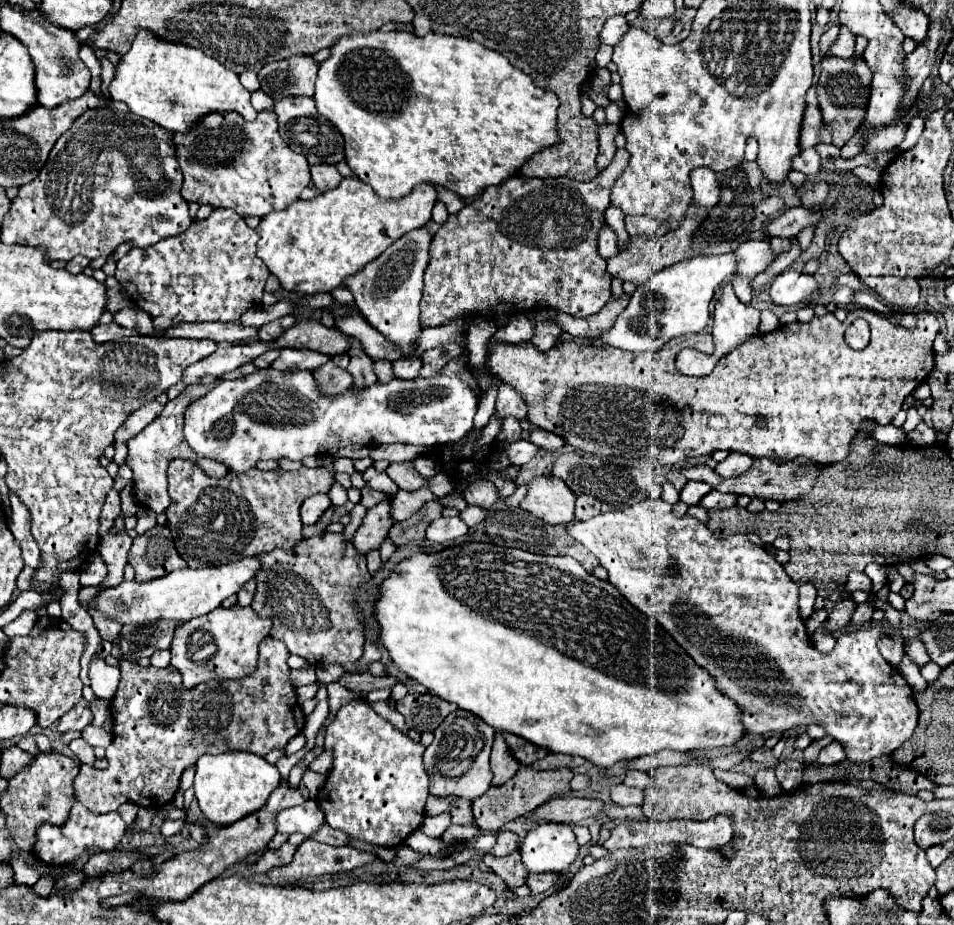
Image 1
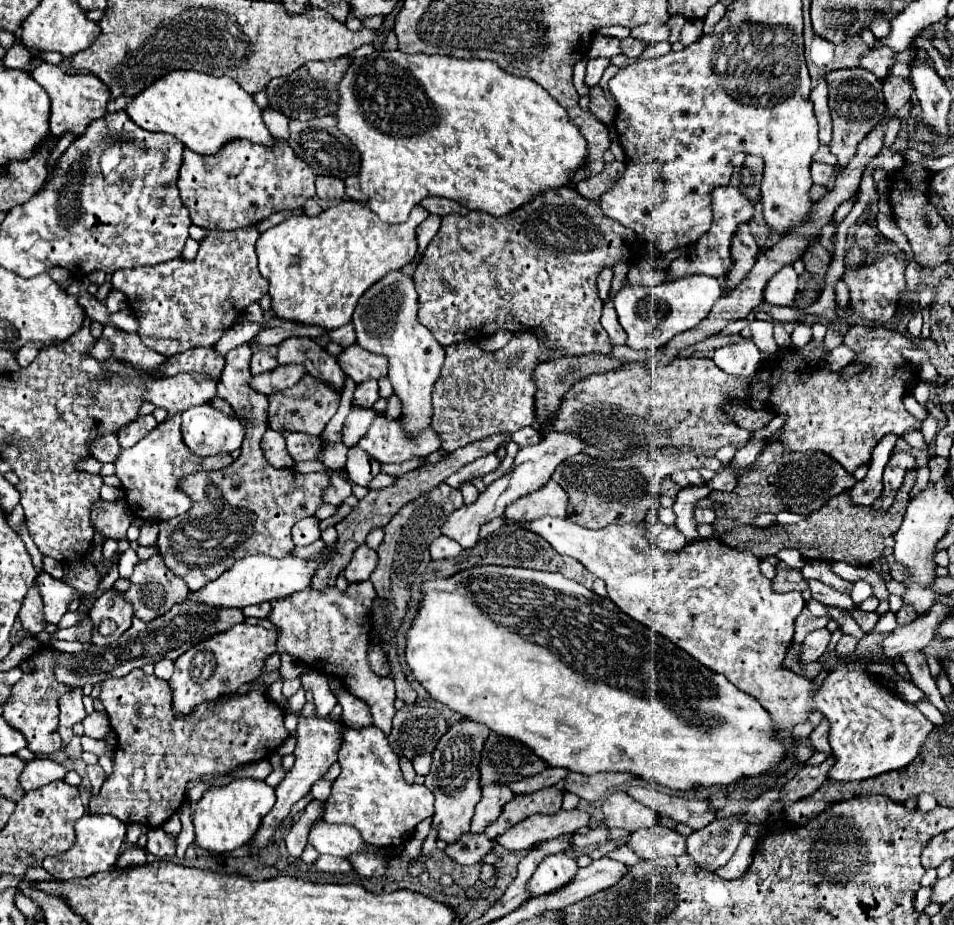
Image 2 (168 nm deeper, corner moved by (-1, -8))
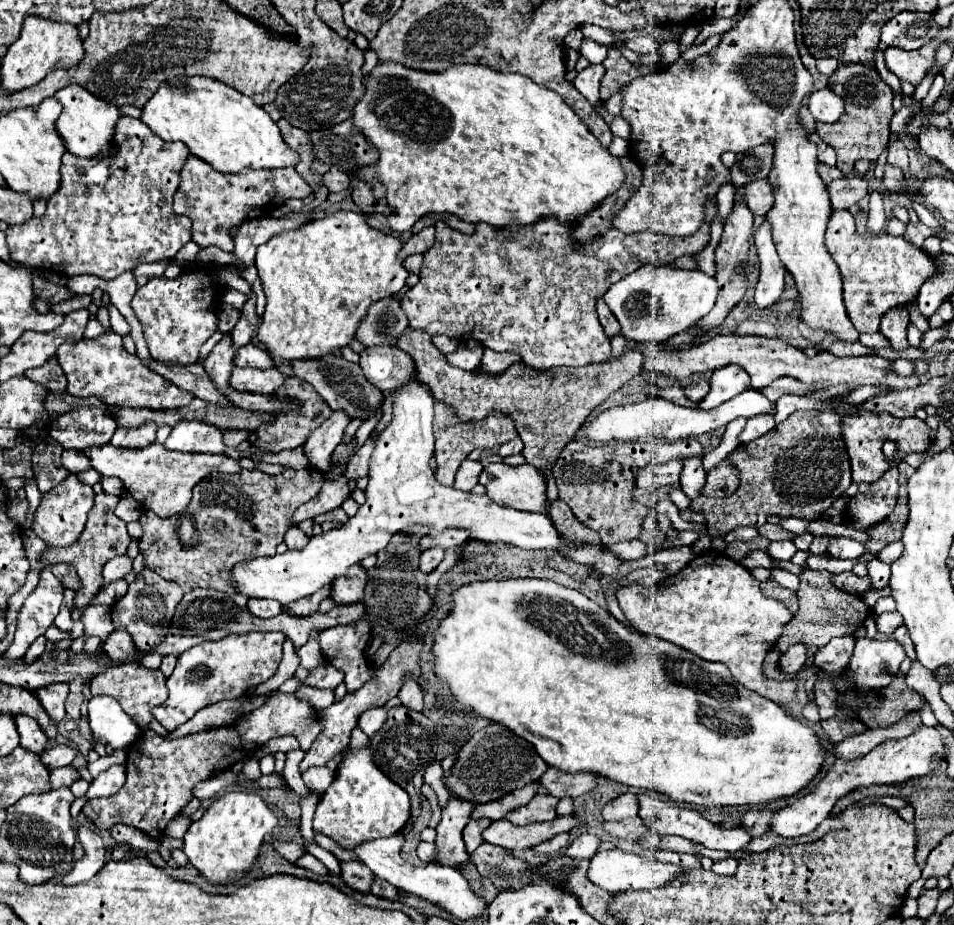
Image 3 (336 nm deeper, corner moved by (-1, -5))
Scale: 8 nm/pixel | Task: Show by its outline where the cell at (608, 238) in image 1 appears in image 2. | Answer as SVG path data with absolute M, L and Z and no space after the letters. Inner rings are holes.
M609 268L601 270L601 274L599 274L599 278L597 278L597 288L599 288L599 298L601 298L601 302L607 302L607 300L609 300L611 278L613 278L613 270L609 270Z

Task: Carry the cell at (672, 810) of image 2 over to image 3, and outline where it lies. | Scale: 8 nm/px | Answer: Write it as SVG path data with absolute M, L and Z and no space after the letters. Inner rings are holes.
M639 793L637 795L639 805L641 805L641 819L645 821L647 827L651 827L653 831L661 833L661 835L681 835L693 843L699 843L707 849L721 849L721 851L739 851L743 849L743 845L747 845L751 841L751 835L747 831L743 831L743 827L737 827L733 831L721 831L715 823L711 823L701 811L697 809L687 809L687 807L679 807L679 805L671 805L669 801L663 801L655 795L649 793Z

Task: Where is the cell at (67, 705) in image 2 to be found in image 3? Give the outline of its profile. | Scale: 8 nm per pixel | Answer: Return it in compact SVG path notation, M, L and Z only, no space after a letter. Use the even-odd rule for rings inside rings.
M55 683L47 685L41 689L35 689L35 695L39 697L41 705L49 713L49 717L59 723L67 713L65 713L65 701L69 697L69 685L67 683Z

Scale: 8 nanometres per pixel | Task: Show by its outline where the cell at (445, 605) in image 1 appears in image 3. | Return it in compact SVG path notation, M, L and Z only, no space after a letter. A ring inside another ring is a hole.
M489 579L463 585L451 593L451 611L445 619L439 621L435 631L431 655L435 665L435 675L445 687L449 687L453 699L457 703L473 709L477 715L487 717L493 723L509 727L515 735L521 735L529 741L541 759L547 765L553 765L561 771L579 773L579 771L593 771L601 777L609 777L613 781L643 787L657 793L665 793L673 801L693 803L703 807L721 807L721 805L757 805L775 801L779 797L795 795L803 789L819 771L823 763L823 749L819 745L819 737L813 733L811 727L803 725L799 719L789 715L777 703L757 695L755 691L745 689L737 679L733 679L731 671L721 663L709 663L699 659L697 655L657 637L647 637L621 621L617 621L607 609L597 605L585 593L577 589L569 589L559 585L551 579Z

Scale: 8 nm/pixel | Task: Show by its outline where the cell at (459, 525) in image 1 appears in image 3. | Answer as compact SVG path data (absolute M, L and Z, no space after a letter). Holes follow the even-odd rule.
M441 547L425 549L425 551L421 553L421 571L431 573L431 571L443 561L443 555L445 555L445 549L441 549Z

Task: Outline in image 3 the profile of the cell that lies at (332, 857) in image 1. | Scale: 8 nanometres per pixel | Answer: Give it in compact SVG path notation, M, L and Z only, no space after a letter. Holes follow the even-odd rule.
M345 861L341 863L341 871L343 875L347 875L347 885L351 889L357 891L369 891L371 881L373 881L373 873L369 871L369 867L365 867L365 863L361 861Z

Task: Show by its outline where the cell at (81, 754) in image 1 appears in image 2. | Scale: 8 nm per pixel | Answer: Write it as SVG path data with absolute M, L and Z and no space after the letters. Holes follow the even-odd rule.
M41 648L39 652L35 652L35 654L41 654L41 662L37 662L37 670L33 674L23 674L23 678L13 686L13 698L9 698L9 702L3 706L3 718L25 736L27 748L35 754L47 754L47 752L61 750L61 738L57 734L57 698L65 694L65 690L71 690L71 688L65 688L61 686L61 682L53 680L53 652L55 650L51 648L45 648L45 650Z

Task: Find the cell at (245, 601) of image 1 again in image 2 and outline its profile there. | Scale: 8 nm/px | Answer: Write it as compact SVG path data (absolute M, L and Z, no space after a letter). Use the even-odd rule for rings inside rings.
M261 604L261 606L247 606L247 608L243 608L243 614L245 616L253 616L253 618L267 618L269 616L269 612L271 612L271 604Z

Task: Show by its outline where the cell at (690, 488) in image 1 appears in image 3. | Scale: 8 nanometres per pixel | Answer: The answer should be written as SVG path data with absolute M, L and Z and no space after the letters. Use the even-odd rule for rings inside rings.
M685 459L681 471L681 489L687 497L699 497L701 487L705 487L705 471L701 459Z

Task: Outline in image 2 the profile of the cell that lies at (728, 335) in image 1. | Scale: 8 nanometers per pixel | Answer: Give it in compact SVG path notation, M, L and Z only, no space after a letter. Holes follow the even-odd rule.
M741 338L737 344L729 348L719 348L715 350L713 362L729 376L739 376L739 378L749 378L753 372L757 372L761 364L759 348L753 344L753 340Z

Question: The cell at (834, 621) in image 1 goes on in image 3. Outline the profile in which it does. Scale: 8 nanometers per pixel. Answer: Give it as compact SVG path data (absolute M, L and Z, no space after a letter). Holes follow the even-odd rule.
M797 643L797 645L789 647L787 653L781 655L779 665L787 673L797 673L799 669L803 669L805 661L807 661L807 647L803 643Z

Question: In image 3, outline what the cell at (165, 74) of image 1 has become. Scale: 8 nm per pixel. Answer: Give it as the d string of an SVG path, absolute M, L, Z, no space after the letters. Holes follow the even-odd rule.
M189 77L189 83L161 83L159 91L145 103L141 109L141 121L145 121L155 135L159 135L165 141L181 141L189 147L193 155L209 163L221 173L239 173L247 167L253 169L277 169L277 167L291 167L297 165L299 155L291 151L275 121L249 99L247 95L241 95L237 89L213 79L213 77Z

